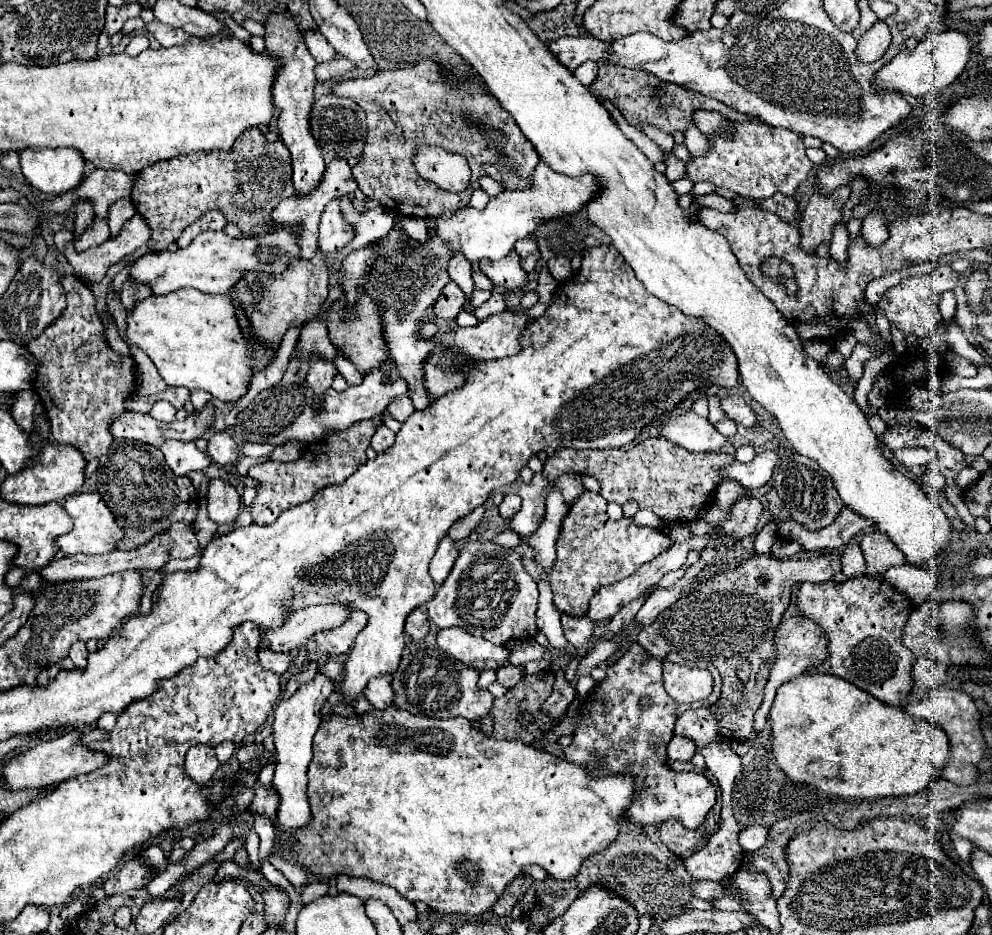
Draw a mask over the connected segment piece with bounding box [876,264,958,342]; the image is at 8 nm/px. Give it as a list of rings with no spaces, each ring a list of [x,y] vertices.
[[[940,264],[936,270],[928,272],[928,274],[920,274],[920,276],[910,276],[904,278],[900,284],[888,288],[880,302],[876,304],[876,308],[882,308],[890,326],[896,326],[898,330],[902,330],[904,336],[916,336],[918,342],[922,342],[924,338],[928,338],[938,322],[942,320],[940,316],[940,296],[946,290],[952,290],[958,282],[958,274],[948,266],[948,264]]]

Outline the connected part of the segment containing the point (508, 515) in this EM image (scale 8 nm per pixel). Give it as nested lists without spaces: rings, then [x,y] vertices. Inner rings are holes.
[[[508,494],[504,500],[502,500],[502,504],[500,504],[500,516],[504,518],[504,520],[512,520],[512,516],[520,510],[520,496],[518,494]]]

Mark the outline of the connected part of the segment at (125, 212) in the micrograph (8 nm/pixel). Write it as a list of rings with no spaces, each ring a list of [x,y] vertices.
[[[128,198],[124,200],[116,200],[110,208],[108,208],[108,226],[110,226],[110,232],[112,232],[112,238],[118,236],[120,228],[124,226],[126,220],[130,220],[132,216],[136,214],[132,202]]]

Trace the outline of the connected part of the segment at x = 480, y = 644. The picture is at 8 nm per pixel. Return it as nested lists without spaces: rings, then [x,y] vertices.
[[[444,628],[438,632],[436,640],[444,652],[448,652],[450,656],[468,666],[476,660],[488,660],[488,658],[494,658],[504,666],[510,654],[508,648],[496,646],[484,638],[476,638],[464,628]]]

